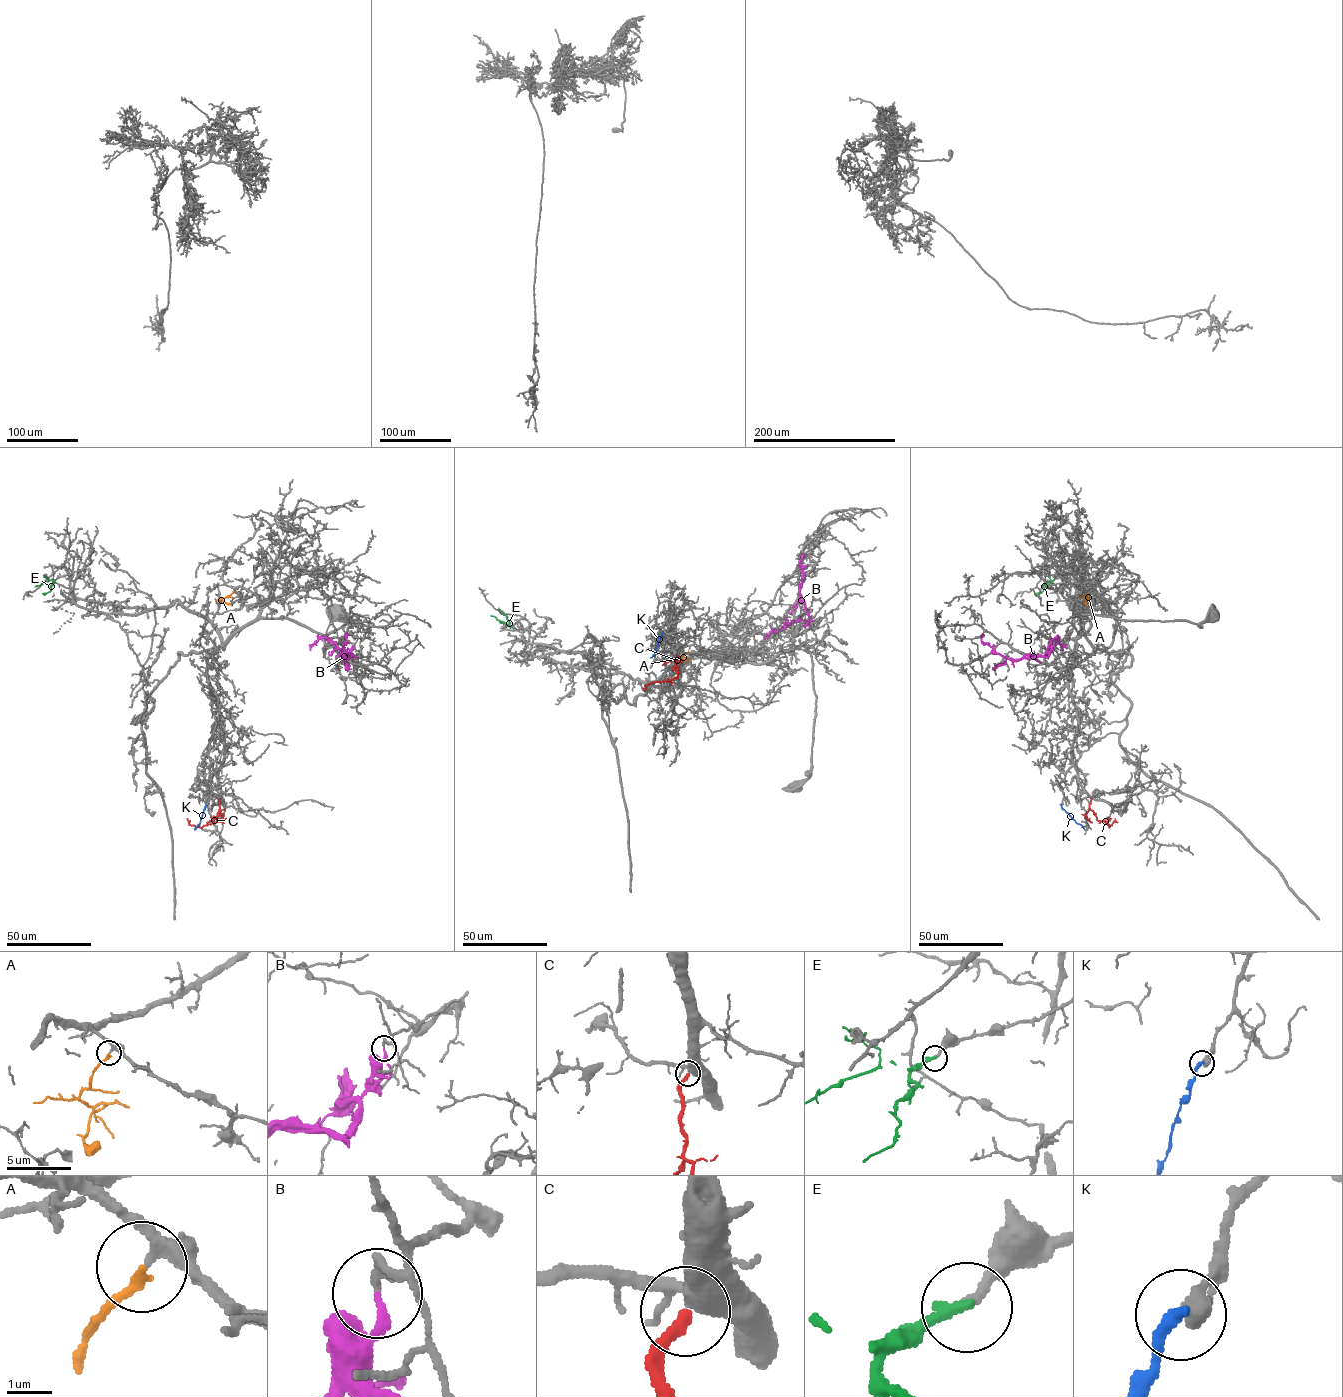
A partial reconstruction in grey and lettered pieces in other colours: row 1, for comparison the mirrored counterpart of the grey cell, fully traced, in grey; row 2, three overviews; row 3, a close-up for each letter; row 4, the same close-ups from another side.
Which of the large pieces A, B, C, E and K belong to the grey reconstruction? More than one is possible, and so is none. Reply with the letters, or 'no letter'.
A, E, K

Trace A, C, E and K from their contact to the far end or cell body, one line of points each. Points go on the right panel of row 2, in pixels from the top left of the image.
A: (1088, 591), (1084, 596), (1085, 604)
C: (1091, 798), (1089, 808), (1098, 820), (1105, 821), (1109, 827), (1114, 818)
E: (1053, 579), (1043, 591), (1035, 593)
K: (1061, 804), (1084, 829)

